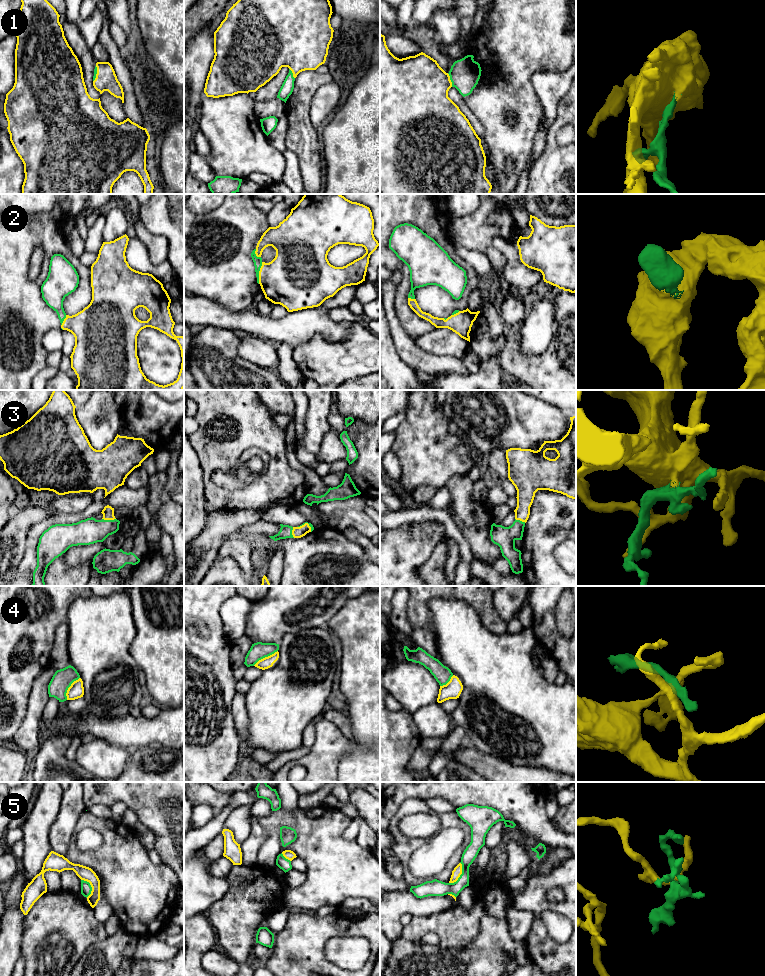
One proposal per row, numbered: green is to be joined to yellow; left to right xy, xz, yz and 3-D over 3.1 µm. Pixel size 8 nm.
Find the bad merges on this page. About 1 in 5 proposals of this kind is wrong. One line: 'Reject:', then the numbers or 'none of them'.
Reject: 4, 5

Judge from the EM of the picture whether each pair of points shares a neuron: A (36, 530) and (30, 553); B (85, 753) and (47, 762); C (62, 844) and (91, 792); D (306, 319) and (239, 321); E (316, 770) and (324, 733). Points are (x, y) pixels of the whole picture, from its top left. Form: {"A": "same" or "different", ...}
{"A": "different", "B": "different", "C": "different", "D": "same", "E": "same"}

